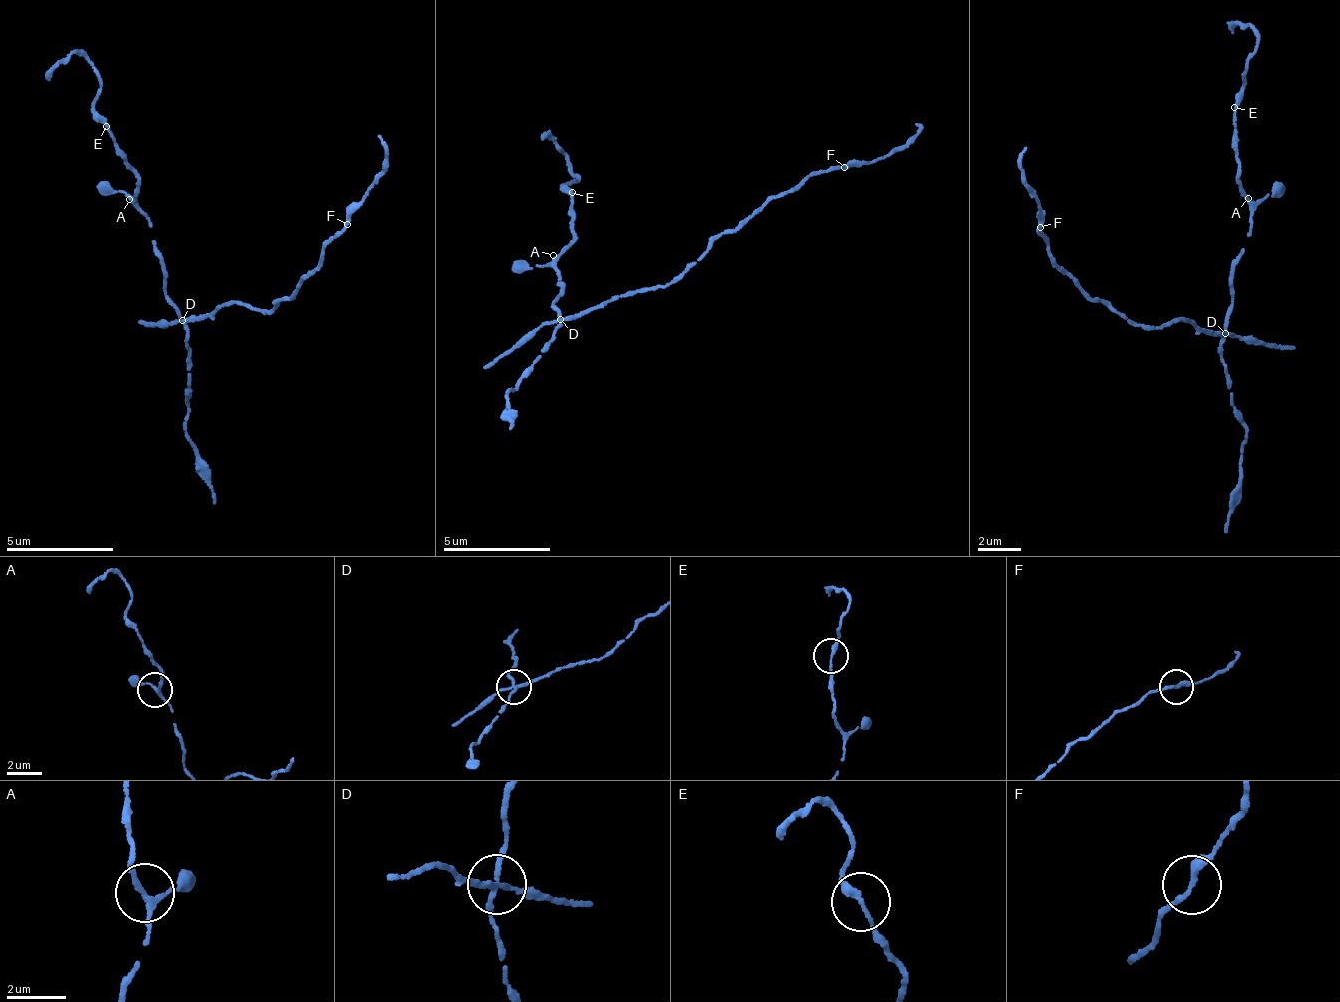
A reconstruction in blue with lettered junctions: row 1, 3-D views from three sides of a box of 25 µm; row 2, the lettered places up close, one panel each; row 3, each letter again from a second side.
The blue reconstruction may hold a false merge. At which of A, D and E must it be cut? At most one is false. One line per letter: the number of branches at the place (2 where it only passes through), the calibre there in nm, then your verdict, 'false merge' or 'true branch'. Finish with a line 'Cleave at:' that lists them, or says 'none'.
A: 3 | 160 nm | true branch
D: 4 | 170 nm | true branch
E: 2 | 190 nm | true branch
Cleave at: none

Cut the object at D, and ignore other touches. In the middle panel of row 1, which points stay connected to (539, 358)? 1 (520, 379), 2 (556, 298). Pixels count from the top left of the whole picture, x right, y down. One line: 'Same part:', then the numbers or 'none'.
Same part: 1, 2

